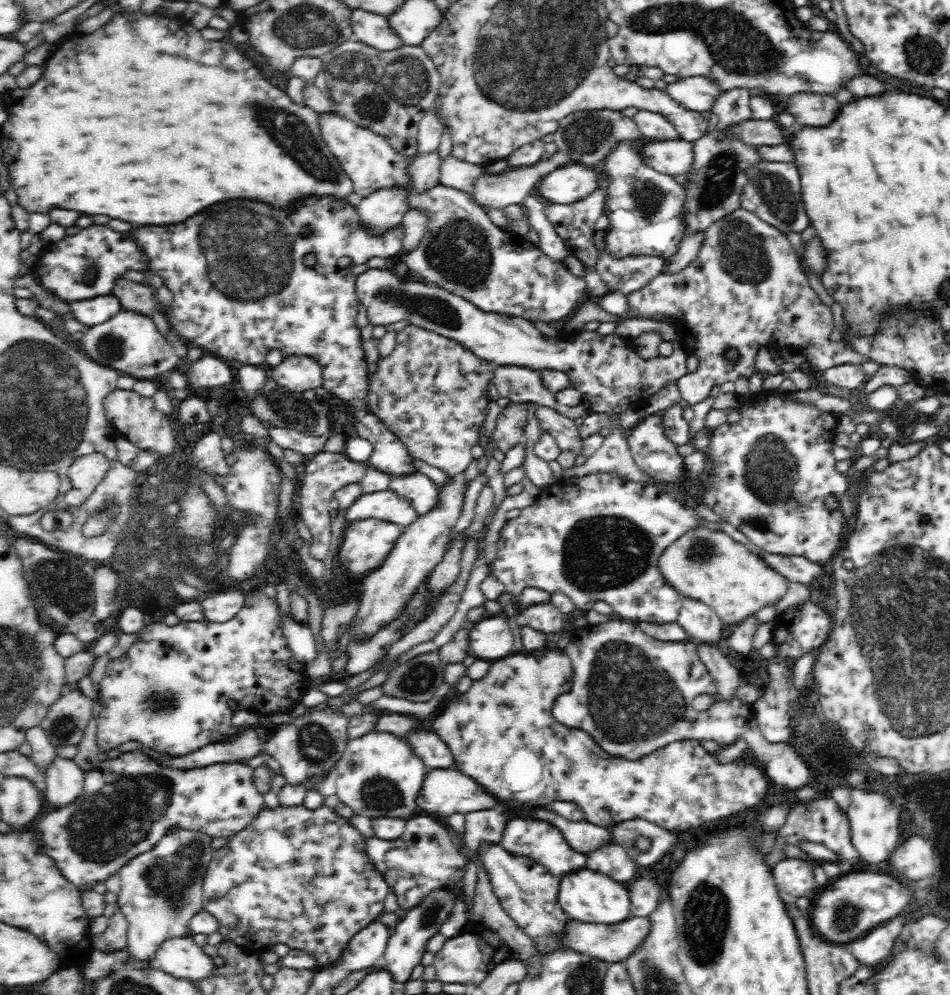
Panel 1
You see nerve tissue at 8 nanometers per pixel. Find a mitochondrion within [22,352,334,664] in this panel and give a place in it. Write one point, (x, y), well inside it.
(61, 581)

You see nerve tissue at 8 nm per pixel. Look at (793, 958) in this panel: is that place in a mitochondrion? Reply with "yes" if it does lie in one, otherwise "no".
no

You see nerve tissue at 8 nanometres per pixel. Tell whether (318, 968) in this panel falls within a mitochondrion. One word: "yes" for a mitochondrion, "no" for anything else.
no

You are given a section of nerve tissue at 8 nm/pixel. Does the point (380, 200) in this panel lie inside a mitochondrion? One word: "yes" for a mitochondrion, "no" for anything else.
no

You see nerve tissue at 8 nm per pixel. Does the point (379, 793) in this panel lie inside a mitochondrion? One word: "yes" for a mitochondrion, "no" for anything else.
yes

